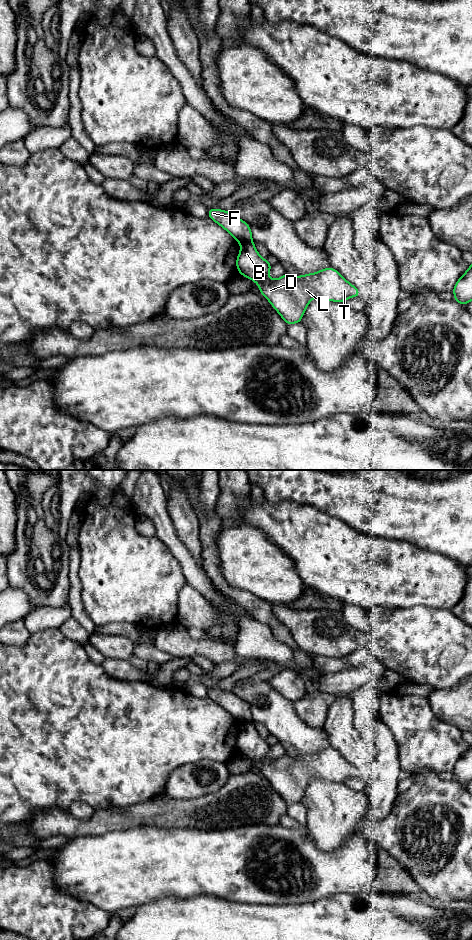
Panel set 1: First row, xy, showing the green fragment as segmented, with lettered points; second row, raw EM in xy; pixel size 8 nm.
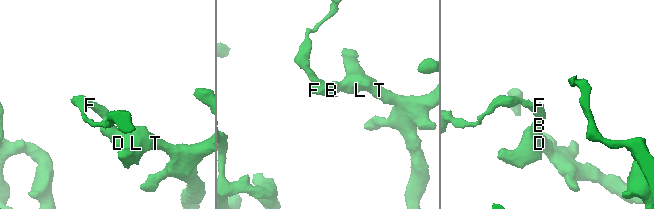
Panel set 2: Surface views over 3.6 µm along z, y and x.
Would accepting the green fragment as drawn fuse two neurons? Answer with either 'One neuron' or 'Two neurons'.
Two neurons

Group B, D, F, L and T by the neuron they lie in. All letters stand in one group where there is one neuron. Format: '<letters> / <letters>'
B D L T / F

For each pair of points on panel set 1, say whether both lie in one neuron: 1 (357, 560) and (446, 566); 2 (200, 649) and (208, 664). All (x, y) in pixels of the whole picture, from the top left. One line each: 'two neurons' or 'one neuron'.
1: one neuron
2: two neurons

